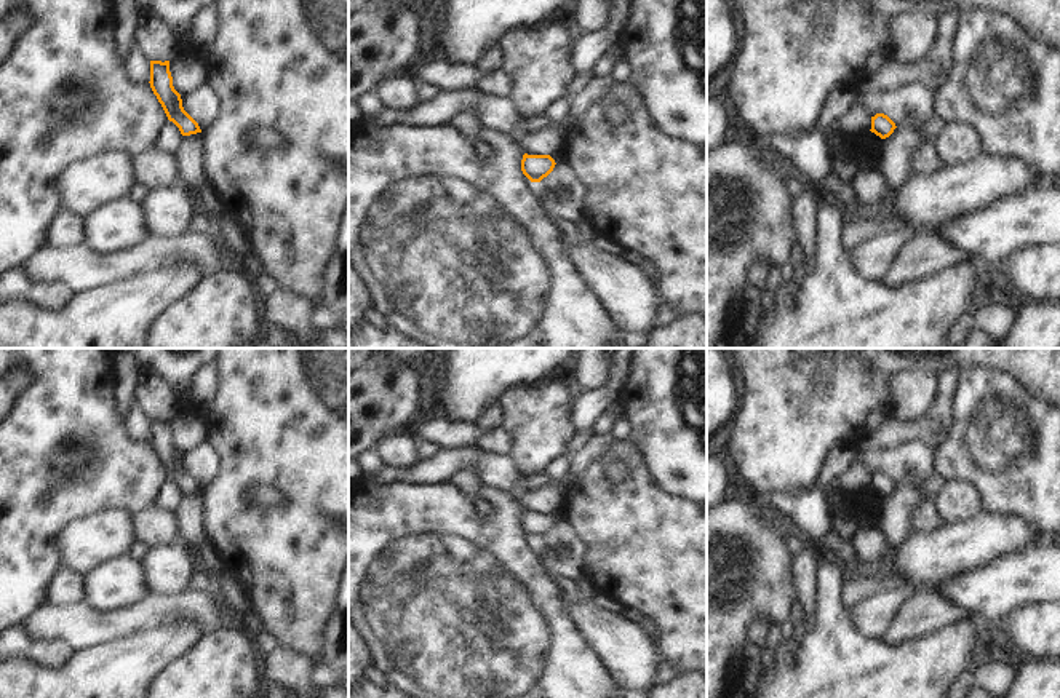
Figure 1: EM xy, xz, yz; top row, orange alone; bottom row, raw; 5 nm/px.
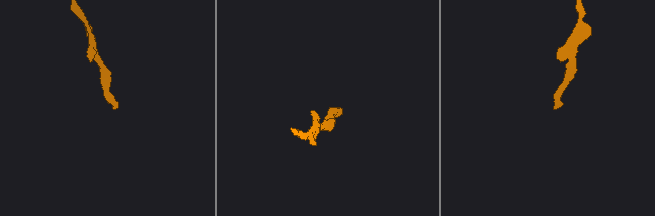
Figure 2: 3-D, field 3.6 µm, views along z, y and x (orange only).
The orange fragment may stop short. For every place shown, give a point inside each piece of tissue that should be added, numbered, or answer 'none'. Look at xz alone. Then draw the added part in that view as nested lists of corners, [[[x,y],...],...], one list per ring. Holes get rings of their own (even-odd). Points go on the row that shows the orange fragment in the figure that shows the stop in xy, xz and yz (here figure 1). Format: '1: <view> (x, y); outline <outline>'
none

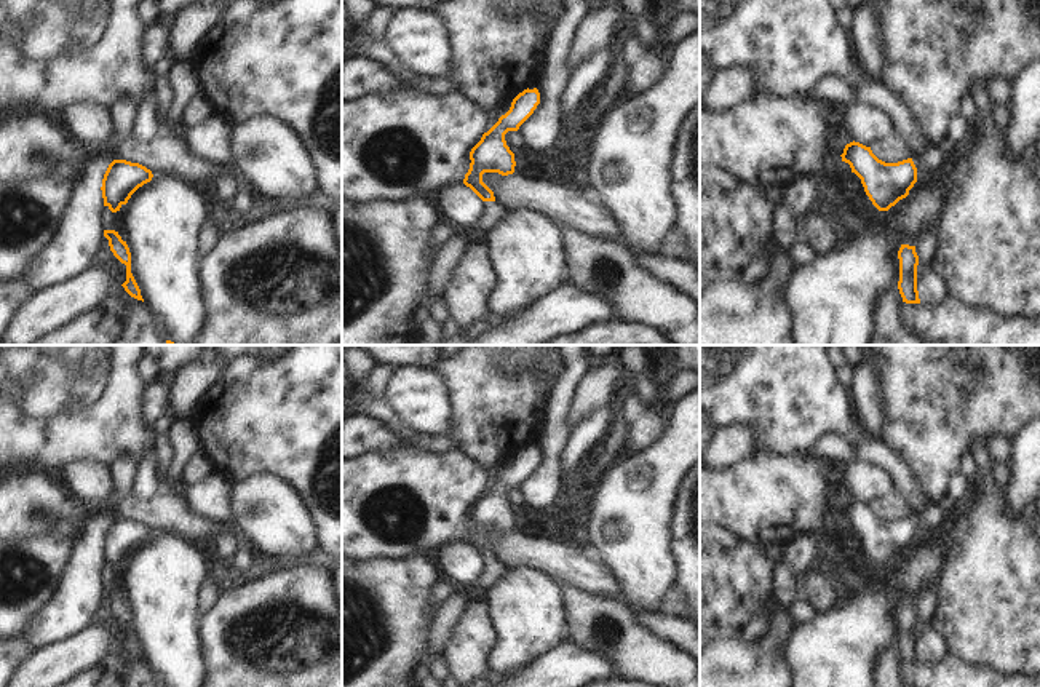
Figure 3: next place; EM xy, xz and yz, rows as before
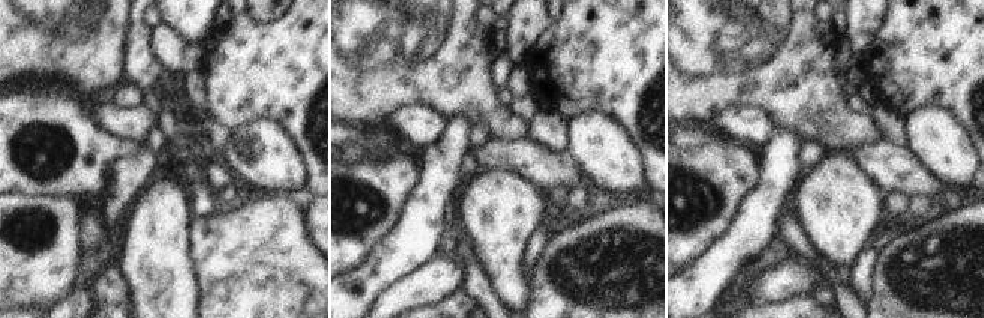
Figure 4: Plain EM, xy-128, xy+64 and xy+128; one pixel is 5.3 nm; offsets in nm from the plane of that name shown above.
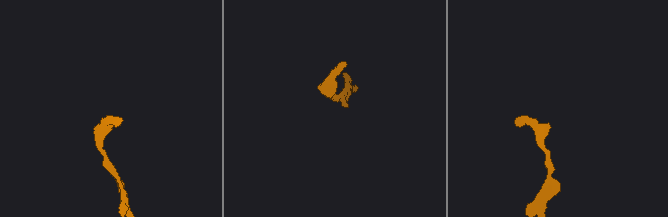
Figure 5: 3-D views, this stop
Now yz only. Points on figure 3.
1: yz (932, 157); outline [[[930,144],[923,152],[912,157],[917,171],[931,171],[944,161],[944,153],[938,144]]]

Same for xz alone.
1: xz (492, 211); outline [[[484,201],[484,214],[478,220],[478,225],[489,232],[503,216],[505,208],[497,201]]]

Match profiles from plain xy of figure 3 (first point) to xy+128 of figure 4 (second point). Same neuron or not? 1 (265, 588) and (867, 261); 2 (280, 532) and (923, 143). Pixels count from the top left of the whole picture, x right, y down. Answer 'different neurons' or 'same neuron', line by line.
1: different neurons
2: same neuron

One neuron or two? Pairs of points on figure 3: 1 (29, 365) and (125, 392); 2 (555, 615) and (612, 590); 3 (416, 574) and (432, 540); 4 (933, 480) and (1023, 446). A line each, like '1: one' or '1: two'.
1: one
2: two
3: two
4: two

